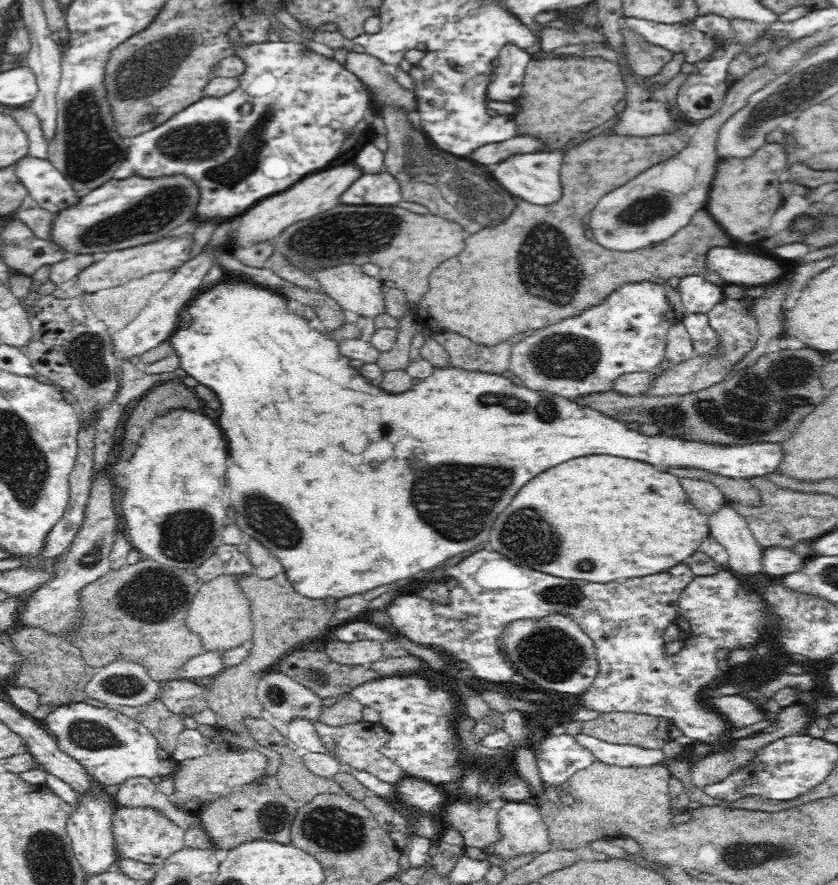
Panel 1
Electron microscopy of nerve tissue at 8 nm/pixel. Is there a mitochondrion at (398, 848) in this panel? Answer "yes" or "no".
no

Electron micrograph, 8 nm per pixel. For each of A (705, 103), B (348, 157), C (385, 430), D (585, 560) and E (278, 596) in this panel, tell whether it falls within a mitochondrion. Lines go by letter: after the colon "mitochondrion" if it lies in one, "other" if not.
A: other
B: other
C: other
D: mitochondrion
E: other

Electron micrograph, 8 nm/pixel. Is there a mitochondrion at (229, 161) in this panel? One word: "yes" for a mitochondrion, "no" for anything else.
yes

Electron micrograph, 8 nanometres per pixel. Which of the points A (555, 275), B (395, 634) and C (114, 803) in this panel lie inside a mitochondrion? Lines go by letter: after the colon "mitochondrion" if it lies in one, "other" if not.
A: mitochondrion
B: other
C: other

